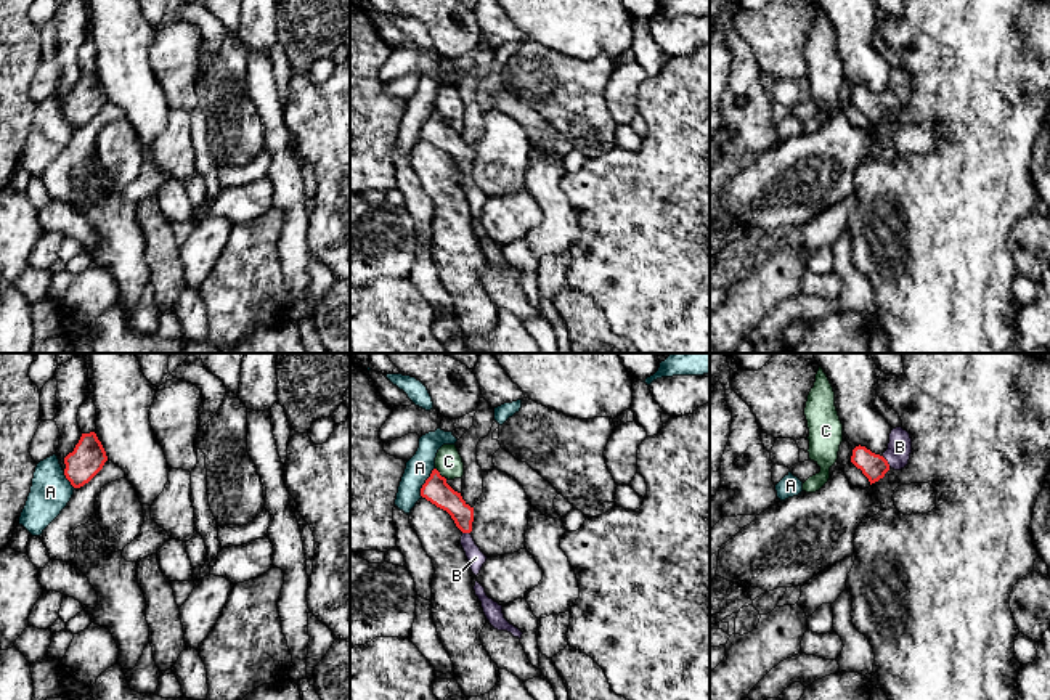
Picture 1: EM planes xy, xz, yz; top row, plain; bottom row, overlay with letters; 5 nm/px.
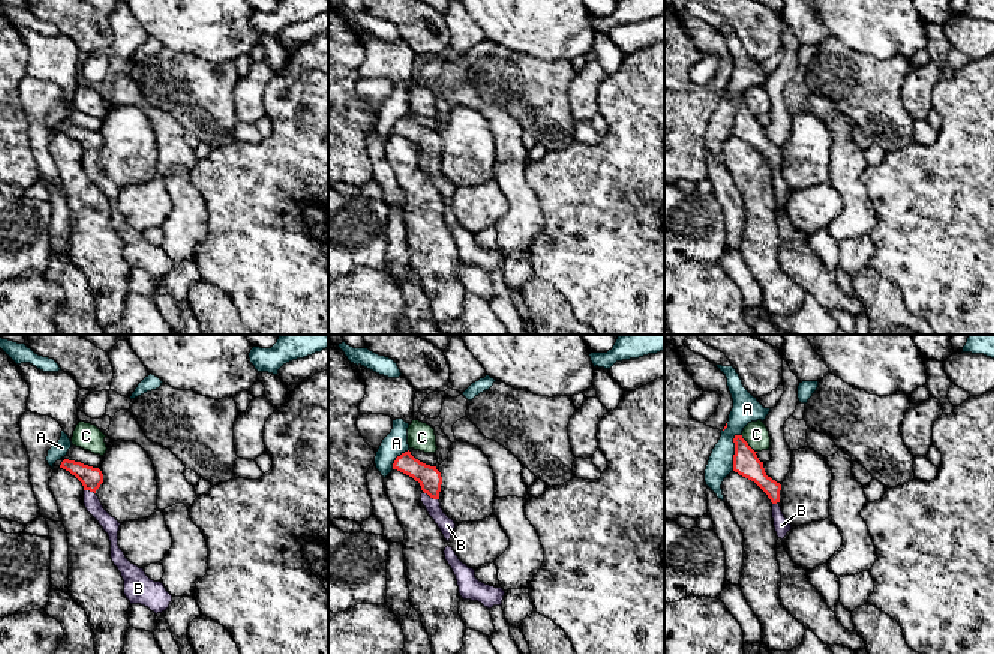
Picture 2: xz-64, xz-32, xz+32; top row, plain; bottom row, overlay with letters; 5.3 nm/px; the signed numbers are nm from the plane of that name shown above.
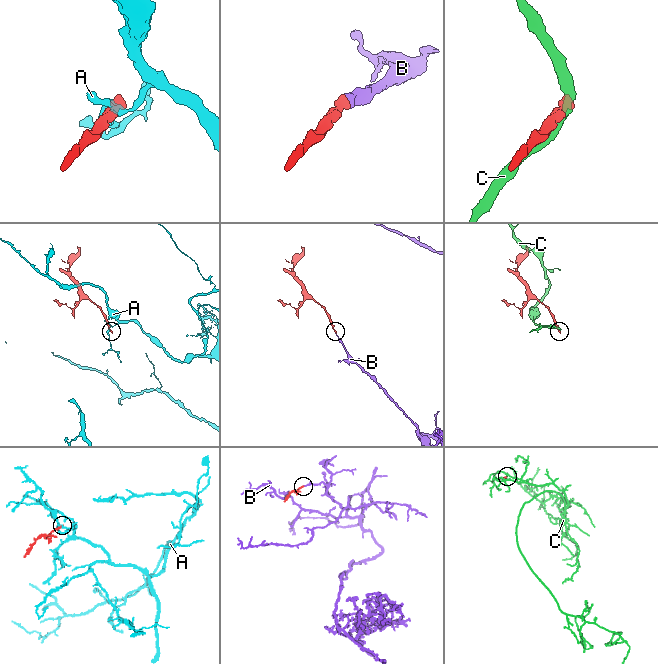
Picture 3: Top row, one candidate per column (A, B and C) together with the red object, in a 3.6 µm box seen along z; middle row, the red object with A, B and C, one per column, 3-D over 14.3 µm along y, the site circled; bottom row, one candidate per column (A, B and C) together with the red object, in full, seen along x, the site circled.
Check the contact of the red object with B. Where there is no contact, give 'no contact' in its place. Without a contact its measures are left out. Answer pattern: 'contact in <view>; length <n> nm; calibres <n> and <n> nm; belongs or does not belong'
contact in yz; length 70 nm; calibres 130 and 120 nm; belongs

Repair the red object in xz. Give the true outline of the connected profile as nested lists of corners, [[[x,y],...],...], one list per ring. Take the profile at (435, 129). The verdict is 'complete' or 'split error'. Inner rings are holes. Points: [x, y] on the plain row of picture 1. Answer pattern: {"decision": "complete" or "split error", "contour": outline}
{"decision": "split error", "contour": [[[437,109],[432,111],[430,117],[422,125],[421,136],[451,156],[456,167],[462,172],[461,186],[472,214],[477,217],[488,197],[480,191],[470,175],[474,148],[462,140],[461,133],[454,132],[446,124],[446,119],[442,117]]]}

